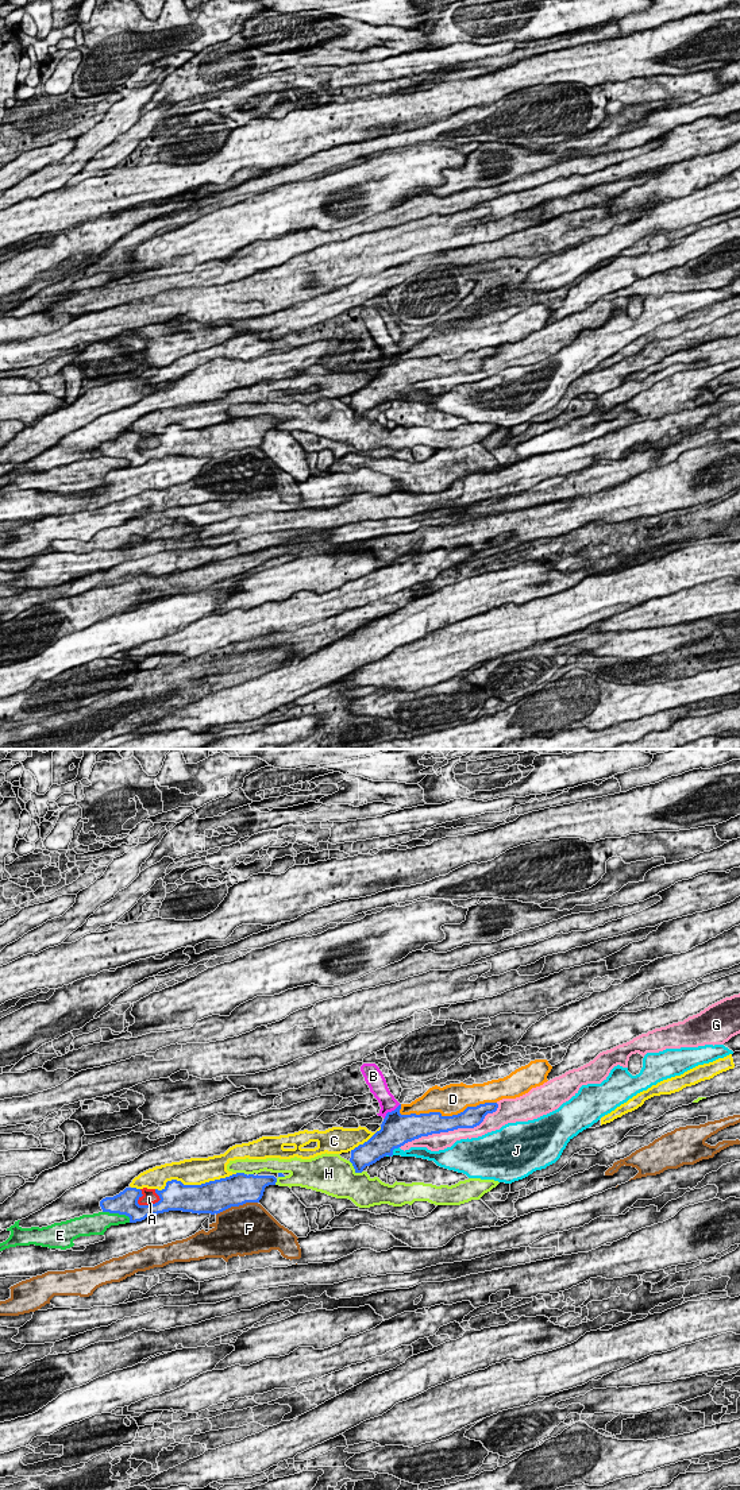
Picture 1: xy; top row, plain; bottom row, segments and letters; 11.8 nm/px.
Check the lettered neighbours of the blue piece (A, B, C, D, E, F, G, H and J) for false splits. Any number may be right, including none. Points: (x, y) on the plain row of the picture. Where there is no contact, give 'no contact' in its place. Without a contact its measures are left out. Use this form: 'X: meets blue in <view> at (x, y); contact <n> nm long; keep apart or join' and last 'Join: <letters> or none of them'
A: meets blue in xy at (149, 450); contact 300 nm long; keep apart
B: meets blue in xy at (392, 355); contact 280 nm long; join
C: meets blue in xy at (195, 429); contact 1000 nm long; keep apart
D: meets blue in xy at (447, 361); contact 1200 nm long; keep apart
E: meets blue in xy at (118, 456); contact 360 nm long; keep apart
F: meets blue in xy at (236, 450); contact 500 nm long; keep apart
G: meets blue in xy at (451, 374); contact 1300 nm long; keep apart
H: meets blue in xy at (354, 412); contact 220 nm long; keep apart
J: meets blue in xy at (392, 397); contact 220 nm long; keep apart
Join: B

